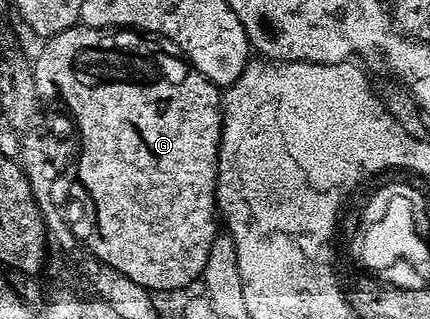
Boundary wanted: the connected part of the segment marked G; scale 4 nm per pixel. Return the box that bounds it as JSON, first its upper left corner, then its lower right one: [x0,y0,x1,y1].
[33,24,225,292]

